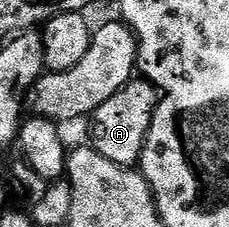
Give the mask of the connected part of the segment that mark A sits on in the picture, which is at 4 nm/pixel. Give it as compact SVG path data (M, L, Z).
M133 80L126 83L106 104L102 104L90 116L92 122L92 139L90 145L106 160L119 166L135 167L140 160L150 124L154 120L156 105L160 102L161 93L147 80Z

